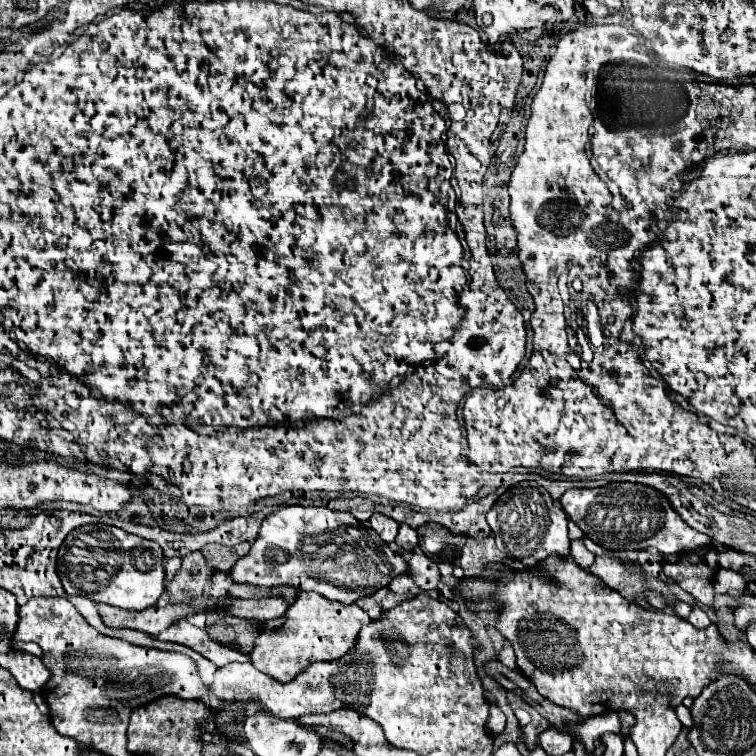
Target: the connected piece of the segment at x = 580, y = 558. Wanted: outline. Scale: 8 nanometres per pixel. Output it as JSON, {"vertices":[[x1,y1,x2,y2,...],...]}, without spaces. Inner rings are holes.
{"vertices":[[574,539,574,541,572,541,570,555,572,555,572,559,574,559,580,567,584,567,584,569,588,569,588,567,592,565,592,561,594,561,594,555,586,549,586,545,582,543,582,539]]}

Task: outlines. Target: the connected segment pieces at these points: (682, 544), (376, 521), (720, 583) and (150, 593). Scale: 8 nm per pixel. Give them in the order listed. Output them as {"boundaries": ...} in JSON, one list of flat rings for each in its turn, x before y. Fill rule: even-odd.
{"boundaries":[[[610,483,606,487,598,489,568,489,562,499,560,499,564,511,568,517,584,531,586,537,590,537,594,543,602,545,604,549,646,549,646,547,656,547,662,553,680,553,680,551,692,551,702,545,710,543,710,537,692,529,680,513,670,505,668,497,660,493,658,489,642,483]],[[374,513,374,515,370,517,370,527,372,527,372,529,374,529,386,543,390,543,390,541,396,539,398,523,396,523,394,519,382,515,382,513]],[[720,569,720,573,716,573,716,581,714,581,714,591,716,595,724,595,730,591,740,591,742,589,742,575,732,571,732,569]],[[122,531,122,539,112,537,112,551,102,541,94,545,86,539,66,537,58,551,58,575,68,595,140,611,154,605,164,591,164,555,156,541,126,531]]]}

